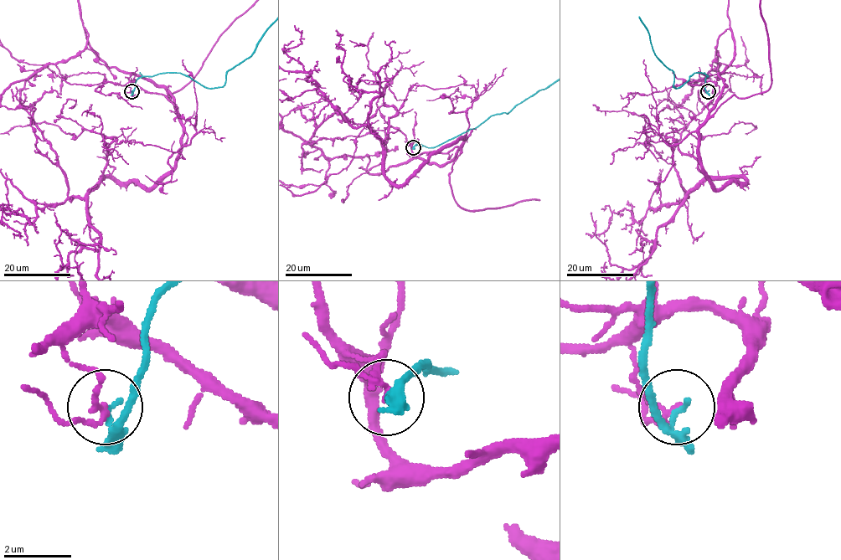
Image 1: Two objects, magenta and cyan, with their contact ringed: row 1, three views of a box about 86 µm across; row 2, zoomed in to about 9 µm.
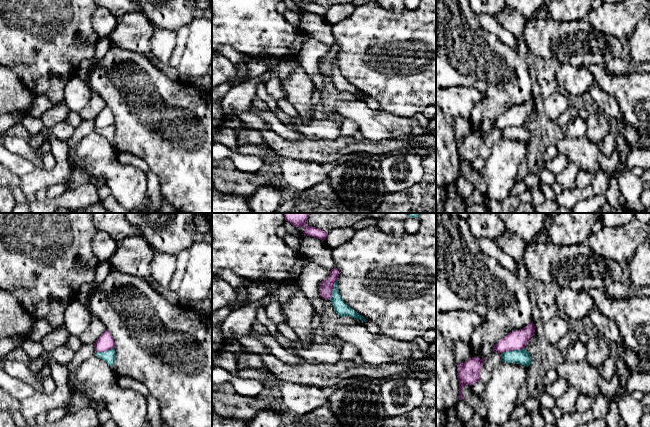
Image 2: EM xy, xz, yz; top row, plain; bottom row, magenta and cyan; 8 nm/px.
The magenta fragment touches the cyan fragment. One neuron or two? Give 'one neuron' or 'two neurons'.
two neurons

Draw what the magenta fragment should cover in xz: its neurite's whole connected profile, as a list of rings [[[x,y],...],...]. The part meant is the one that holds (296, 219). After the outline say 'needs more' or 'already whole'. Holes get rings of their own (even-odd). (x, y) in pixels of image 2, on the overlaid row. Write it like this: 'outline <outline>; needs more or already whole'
outline [[[283,213],[285,220],[290,222],[293,226],[302,227],[304,229],[304,236],[311,236],[324,241],[328,233],[325,231],[308,226],[306,224],[309,213]]]; already whole

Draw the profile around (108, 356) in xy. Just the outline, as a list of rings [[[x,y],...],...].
[[[110,349],[105,352],[95,352],[95,356],[104,360],[109,366],[113,366],[115,362],[115,349]]]

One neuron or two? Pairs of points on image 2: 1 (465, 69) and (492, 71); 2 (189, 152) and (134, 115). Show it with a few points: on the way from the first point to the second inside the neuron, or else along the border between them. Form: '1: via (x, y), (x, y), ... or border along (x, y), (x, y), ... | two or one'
1: via (472, 69), (485, 69) | one
2: via (175, 138), (152, 115), (148, 115) | one

